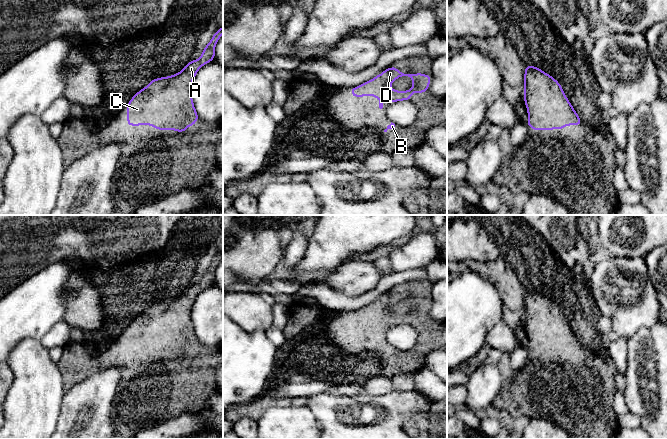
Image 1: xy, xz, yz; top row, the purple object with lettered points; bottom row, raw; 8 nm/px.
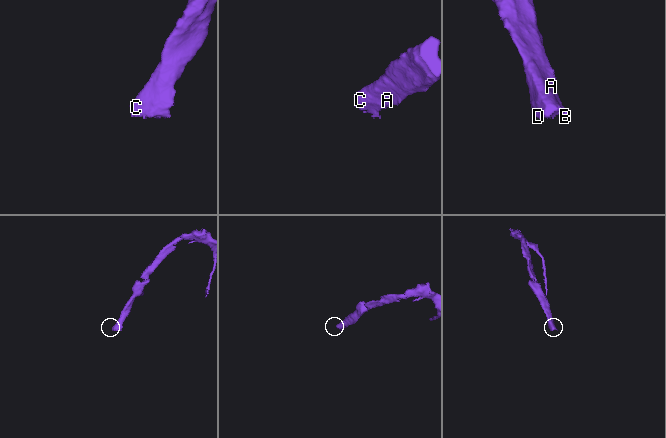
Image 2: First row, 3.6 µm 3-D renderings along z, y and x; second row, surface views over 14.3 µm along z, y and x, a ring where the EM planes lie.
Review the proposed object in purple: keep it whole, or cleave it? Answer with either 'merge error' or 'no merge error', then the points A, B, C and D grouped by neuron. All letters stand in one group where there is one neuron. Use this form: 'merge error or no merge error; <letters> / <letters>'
no merge error; A B C D

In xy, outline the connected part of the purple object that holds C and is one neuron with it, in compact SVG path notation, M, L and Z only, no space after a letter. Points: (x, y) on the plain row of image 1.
M223 250L212 260L197 284L191 284L175 299L155 302L139 314L126 328L127 350L146 347L156 354L186 356L199 340L191 319L198 294L215 283L215 271L223 258Z

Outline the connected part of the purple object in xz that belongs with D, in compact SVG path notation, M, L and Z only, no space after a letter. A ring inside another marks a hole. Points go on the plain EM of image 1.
M396 290L387 292L382 295L382 299L374 300L374 303L366 305L357 311L351 311L351 321L366 321L370 318L372 321L379 323L379 332L383 332L383 327L389 325L391 328L397 325L411 325L413 317L425 317L431 307L431 299L423 297L404 298ZM408 300L413 305L413 311L406 315L393 314L390 309L398 302Z

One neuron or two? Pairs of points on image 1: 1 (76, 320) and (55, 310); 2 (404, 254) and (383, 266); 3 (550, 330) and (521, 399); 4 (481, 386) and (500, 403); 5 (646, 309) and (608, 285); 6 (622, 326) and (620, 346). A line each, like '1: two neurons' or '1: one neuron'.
1: two neurons
2: two neurons
3: one neuron
4: two neurons
5: one neuron
6: two neurons

